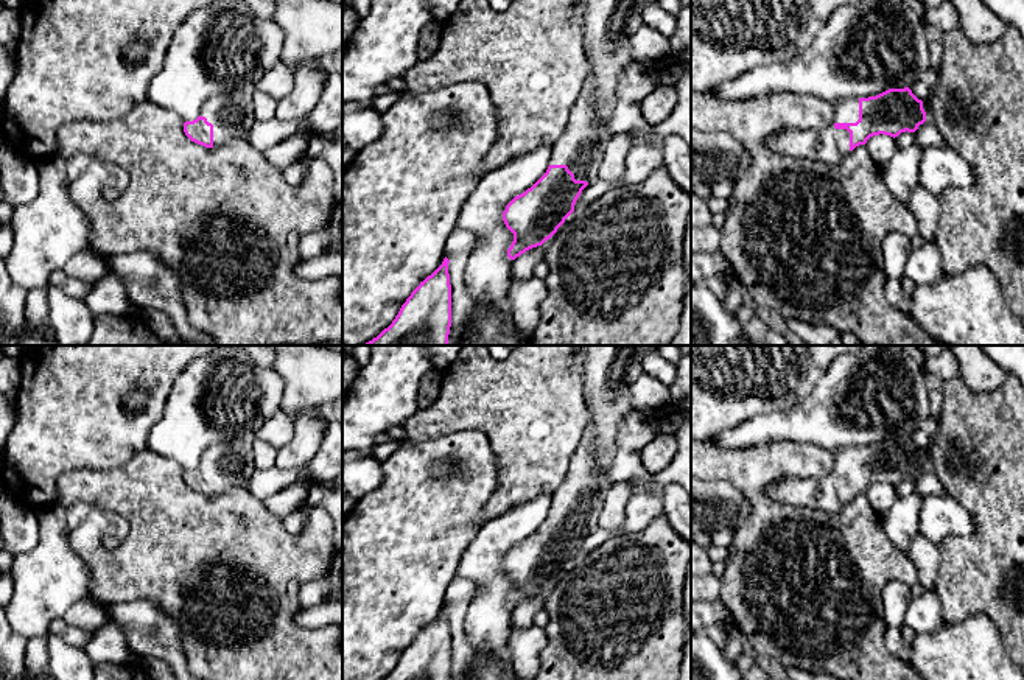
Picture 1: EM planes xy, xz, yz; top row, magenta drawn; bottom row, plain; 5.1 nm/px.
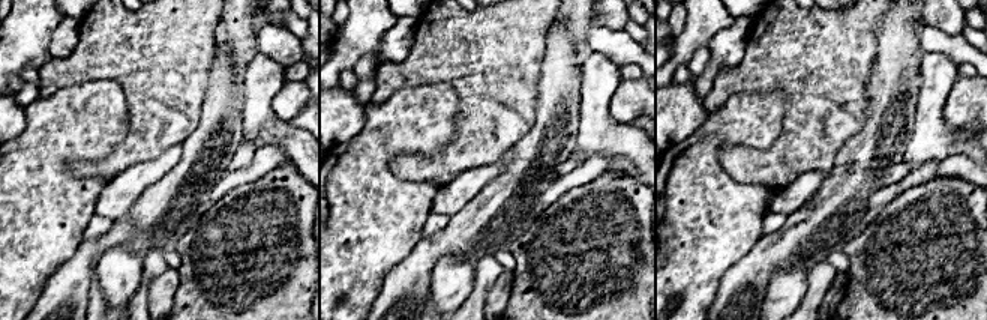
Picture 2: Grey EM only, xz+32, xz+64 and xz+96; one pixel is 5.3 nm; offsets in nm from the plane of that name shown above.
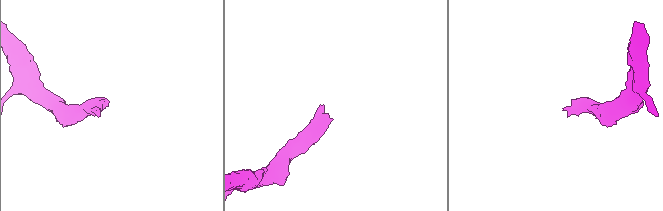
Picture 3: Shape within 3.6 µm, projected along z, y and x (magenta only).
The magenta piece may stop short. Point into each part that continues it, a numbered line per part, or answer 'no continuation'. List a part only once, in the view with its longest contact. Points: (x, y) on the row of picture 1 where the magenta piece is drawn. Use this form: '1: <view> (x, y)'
1: yz (828, 145)

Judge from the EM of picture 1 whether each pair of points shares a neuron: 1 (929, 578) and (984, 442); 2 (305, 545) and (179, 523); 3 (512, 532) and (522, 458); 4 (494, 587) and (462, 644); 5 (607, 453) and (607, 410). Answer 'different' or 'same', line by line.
1: different
2: same
3: different
4: different
5: same

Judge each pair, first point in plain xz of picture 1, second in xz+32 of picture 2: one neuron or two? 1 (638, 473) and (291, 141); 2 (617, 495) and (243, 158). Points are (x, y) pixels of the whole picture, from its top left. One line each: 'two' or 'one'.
1: one
2: one

